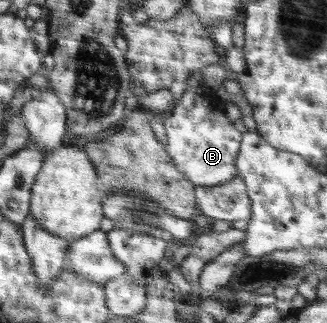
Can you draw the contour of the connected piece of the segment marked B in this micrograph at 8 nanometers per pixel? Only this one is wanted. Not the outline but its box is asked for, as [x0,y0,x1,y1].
[162,84,243,187]

